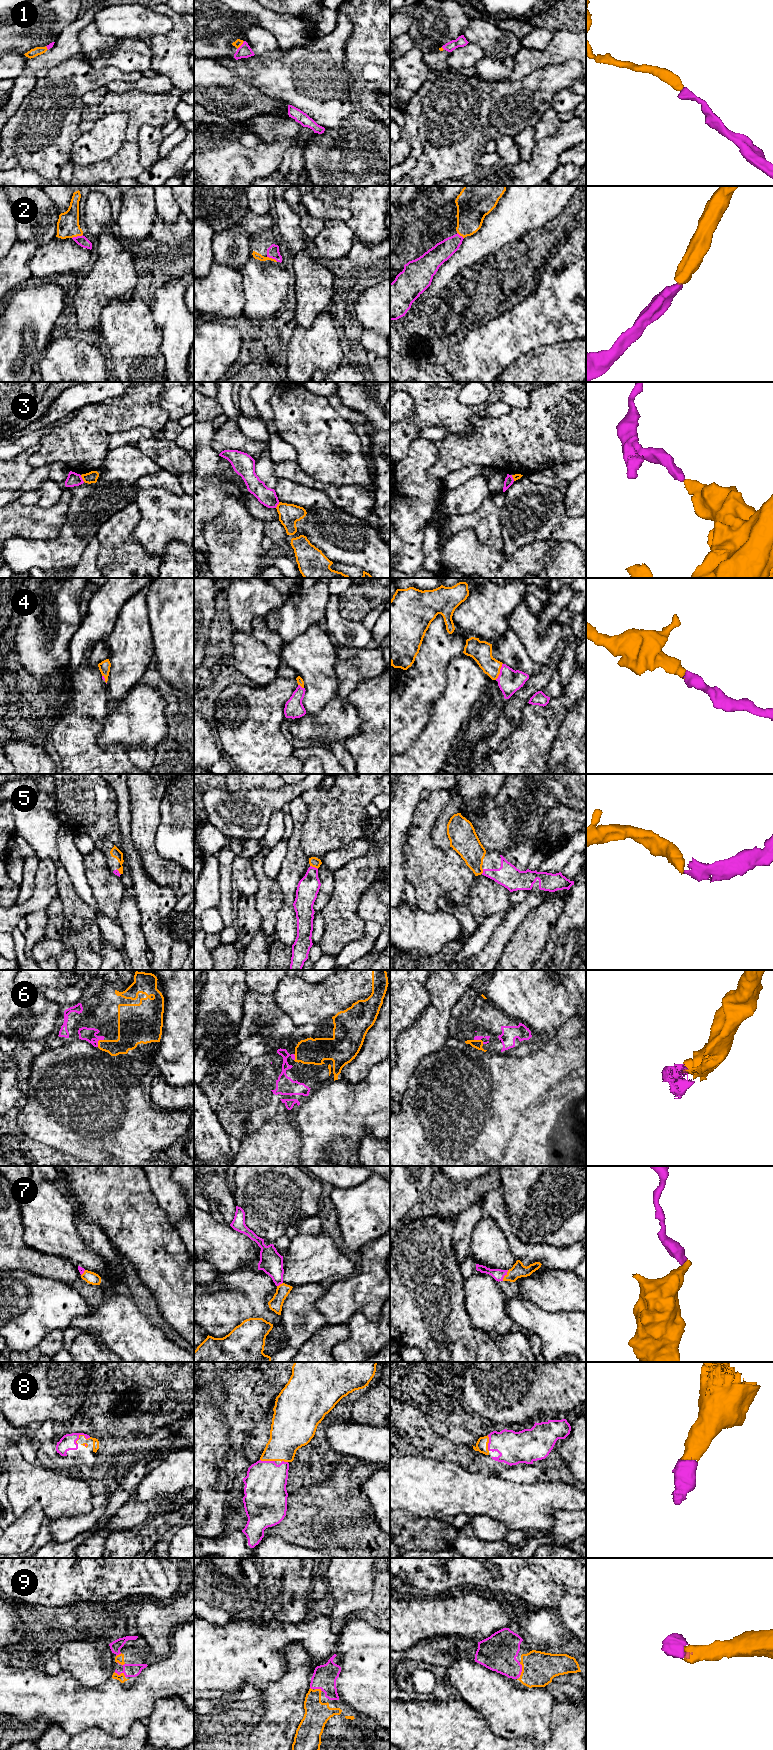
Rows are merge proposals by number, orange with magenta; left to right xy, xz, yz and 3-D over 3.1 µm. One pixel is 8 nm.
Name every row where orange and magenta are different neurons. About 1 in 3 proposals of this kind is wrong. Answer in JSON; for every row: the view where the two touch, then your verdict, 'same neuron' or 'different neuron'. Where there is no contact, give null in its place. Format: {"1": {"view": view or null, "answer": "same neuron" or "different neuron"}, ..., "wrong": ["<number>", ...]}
{"1": {"view": "xz", "answer": "same neuron"}, "2": {"view": "xy", "answer": "same neuron"}, "3": {"view": "xy", "answer": "different neuron"}, "4": {"view": "yz", "answer": "same neuron"}, "5": {"view": "xz", "answer": "same neuron"}, "6": {"view": "xy", "answer": "same neuron"}, "7": {"view": "yz", "answer": "same neuron"}, "8": {"view": "xy", "answer": "same neuron"}, "9": {"view": "yz", "answer": "same neuron"}, "wrong": ["3"]}

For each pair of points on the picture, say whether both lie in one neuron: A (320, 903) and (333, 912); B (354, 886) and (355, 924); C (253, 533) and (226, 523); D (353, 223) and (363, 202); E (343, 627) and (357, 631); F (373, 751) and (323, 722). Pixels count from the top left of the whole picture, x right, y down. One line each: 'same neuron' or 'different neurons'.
A: different neurons
B: same neuron
C: same neuron
D: same neuron
E: same neuron
F: different neurons

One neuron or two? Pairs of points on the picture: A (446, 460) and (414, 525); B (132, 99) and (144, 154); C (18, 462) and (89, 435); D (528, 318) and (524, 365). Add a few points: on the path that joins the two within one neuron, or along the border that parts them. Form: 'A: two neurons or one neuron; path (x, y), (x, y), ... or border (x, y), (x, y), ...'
A: two neurons; border (437, 453), (438, 460), (429, 473), (442, 479)
B: two neurons; border (161, 127), (146, 124), (140, 127), (139, 153)
C: two neurons; border (39, 445), (28, 460), (32, 468)
D: two neurons; border (547, 346), (535, 348), (521, 355), (505, 368)

